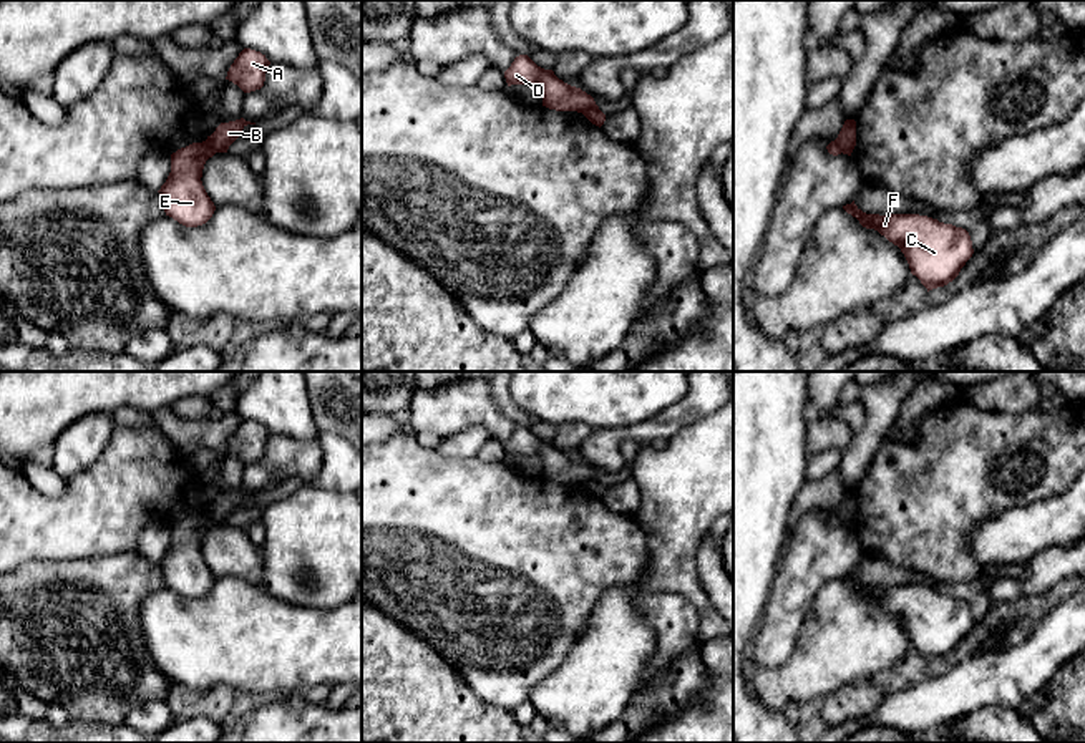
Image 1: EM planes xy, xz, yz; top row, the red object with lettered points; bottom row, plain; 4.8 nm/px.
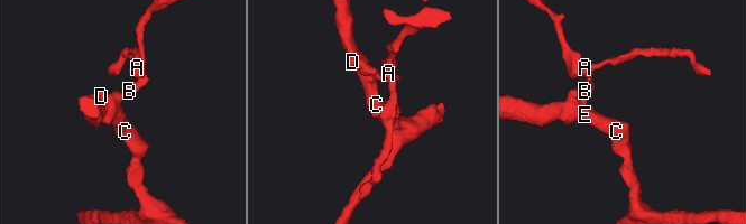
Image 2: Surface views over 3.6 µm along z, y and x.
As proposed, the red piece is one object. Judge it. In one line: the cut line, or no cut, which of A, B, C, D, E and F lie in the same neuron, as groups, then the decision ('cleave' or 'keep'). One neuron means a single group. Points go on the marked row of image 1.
xz (594, 103), (581, 111) | A B / C D E F | cleave

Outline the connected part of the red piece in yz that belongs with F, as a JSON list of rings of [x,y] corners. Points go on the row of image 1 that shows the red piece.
[[[854,201],[843,209],[898,245],[927,292],[952,282],[974,254],[971,236],[962,227],[919,214],[866,214]]]

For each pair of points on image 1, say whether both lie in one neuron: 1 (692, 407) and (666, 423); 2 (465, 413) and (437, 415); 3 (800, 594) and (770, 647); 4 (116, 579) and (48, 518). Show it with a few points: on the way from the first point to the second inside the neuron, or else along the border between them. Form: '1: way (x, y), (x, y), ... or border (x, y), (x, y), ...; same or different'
1: way (686, 412), (672, 420); same
2: way (458, 413), (443, 413); same
3: way (787, 607), (777, 634); same
4: border (130, 551), (53, 561); different

